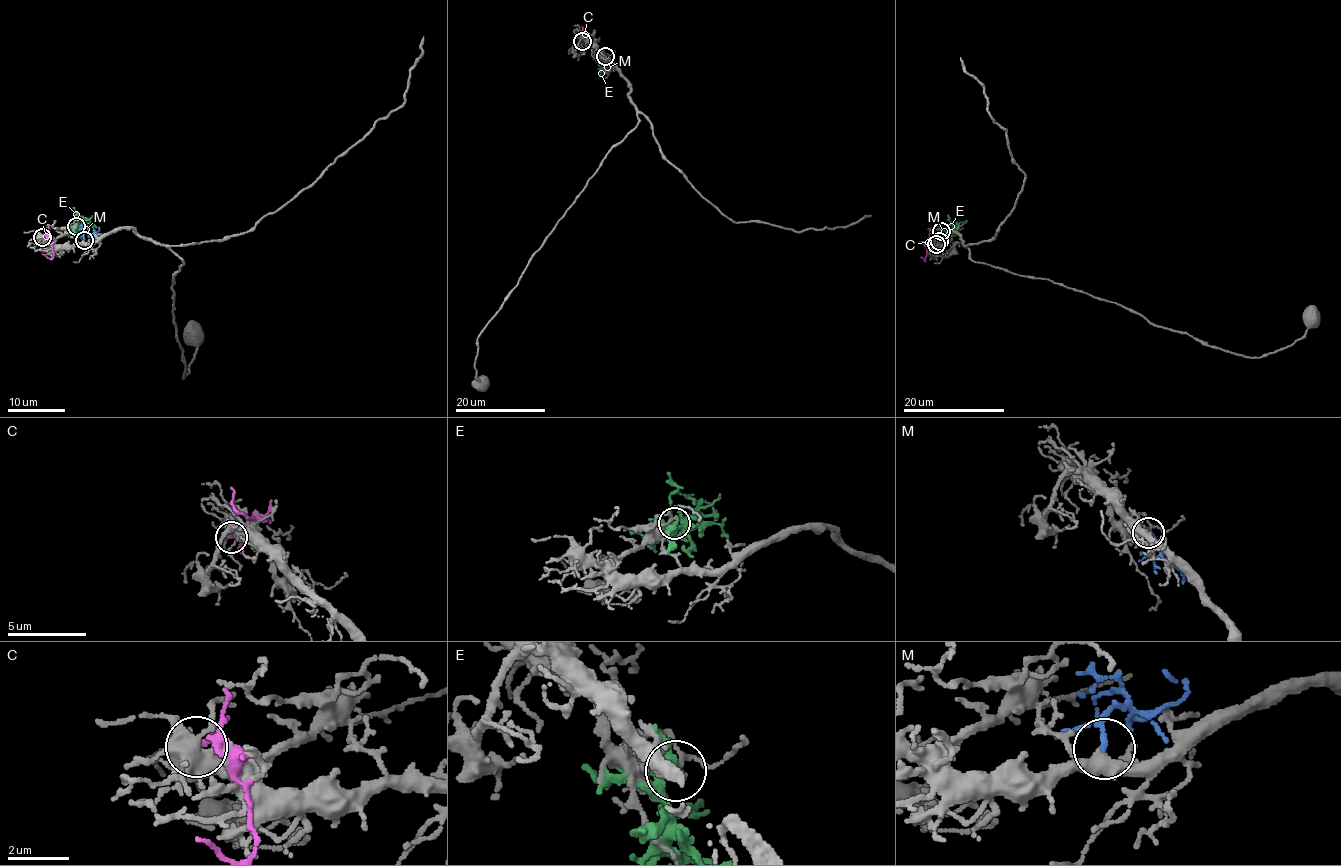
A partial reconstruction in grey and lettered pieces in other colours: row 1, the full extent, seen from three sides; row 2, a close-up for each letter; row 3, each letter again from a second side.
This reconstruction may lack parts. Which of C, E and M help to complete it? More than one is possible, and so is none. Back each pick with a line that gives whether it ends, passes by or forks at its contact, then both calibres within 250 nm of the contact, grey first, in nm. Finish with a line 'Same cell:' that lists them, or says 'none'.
M: it passes by; 380 nm thick on the grey side, 130 nm on the other
Same cell: M

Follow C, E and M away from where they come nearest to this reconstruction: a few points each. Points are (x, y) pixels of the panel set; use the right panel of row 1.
C: (940, 242), (929, 243), (924, 260), (920, 257)
E: (941, 231), (950, 232), (958, 223), (967, 221)
M: (936, 243), (945, 231)

